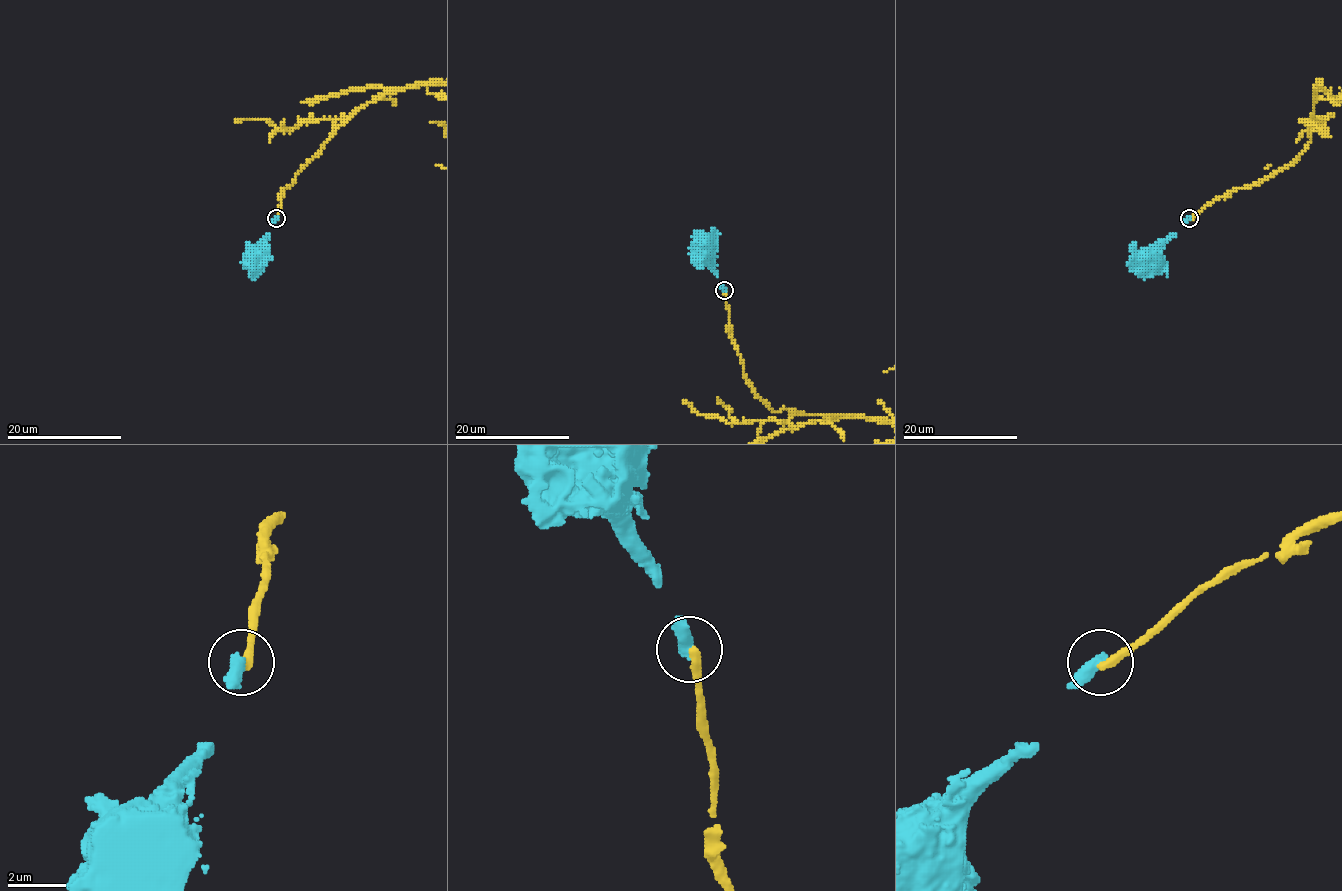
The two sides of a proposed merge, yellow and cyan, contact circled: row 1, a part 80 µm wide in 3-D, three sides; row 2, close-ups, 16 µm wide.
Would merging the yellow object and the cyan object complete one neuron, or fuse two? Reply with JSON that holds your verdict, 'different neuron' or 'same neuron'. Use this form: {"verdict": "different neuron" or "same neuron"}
{"verdict": "different neuron"}

